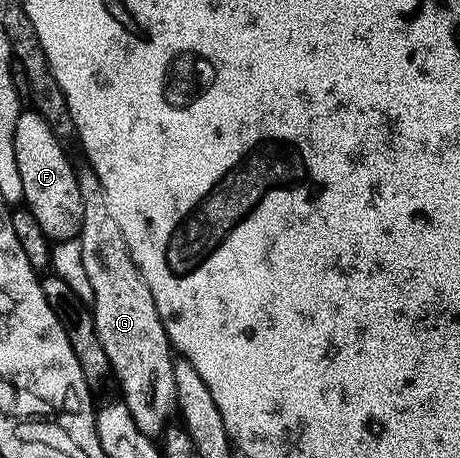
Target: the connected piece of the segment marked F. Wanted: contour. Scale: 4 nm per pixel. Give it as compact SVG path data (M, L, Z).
M26 108L19 113L16 120L16 168L20 168L20 180L24 184L24 202L36 216L40 228L44 228L46 237L51 240L73 239L82 226L82 201L75 163L70 163L63 143L52 132L48 120L40 116L32 108Z

